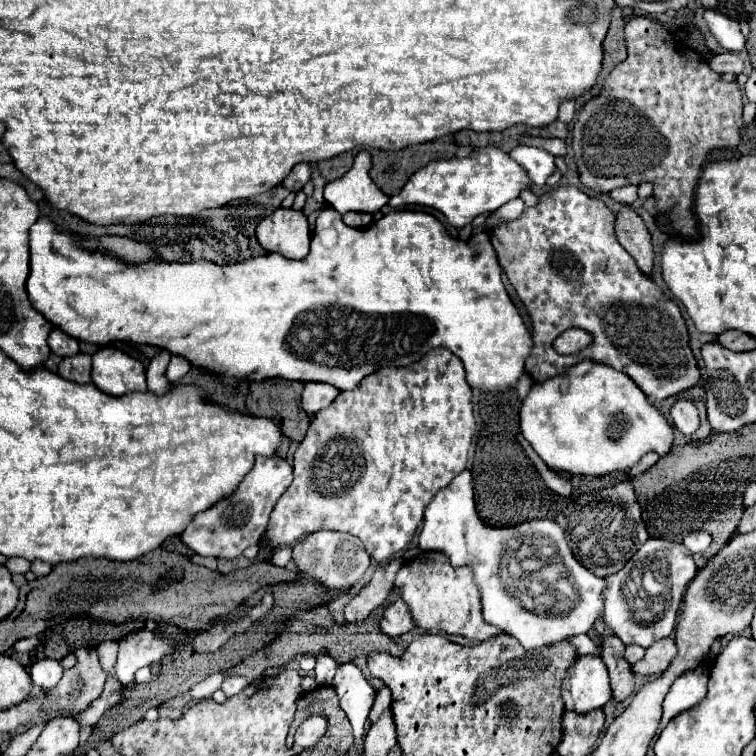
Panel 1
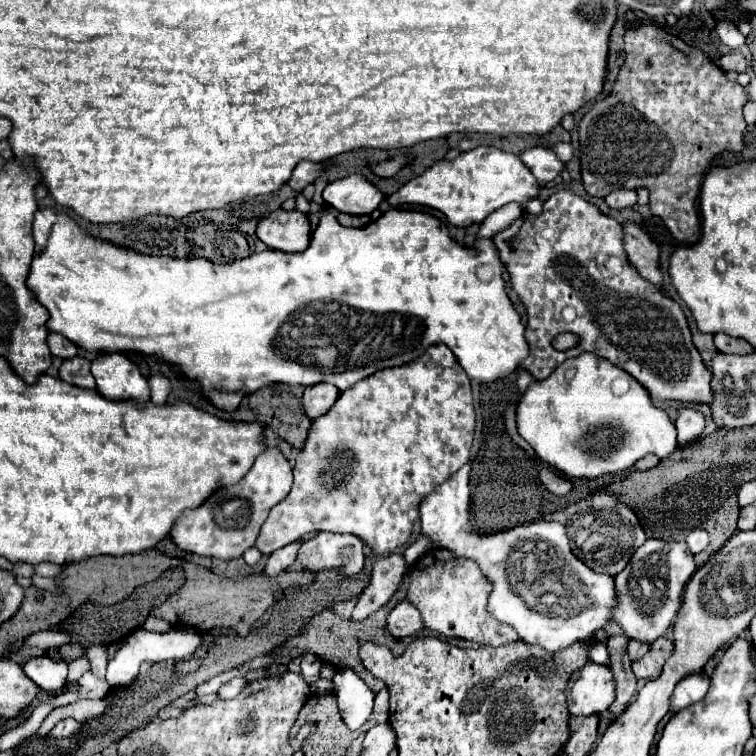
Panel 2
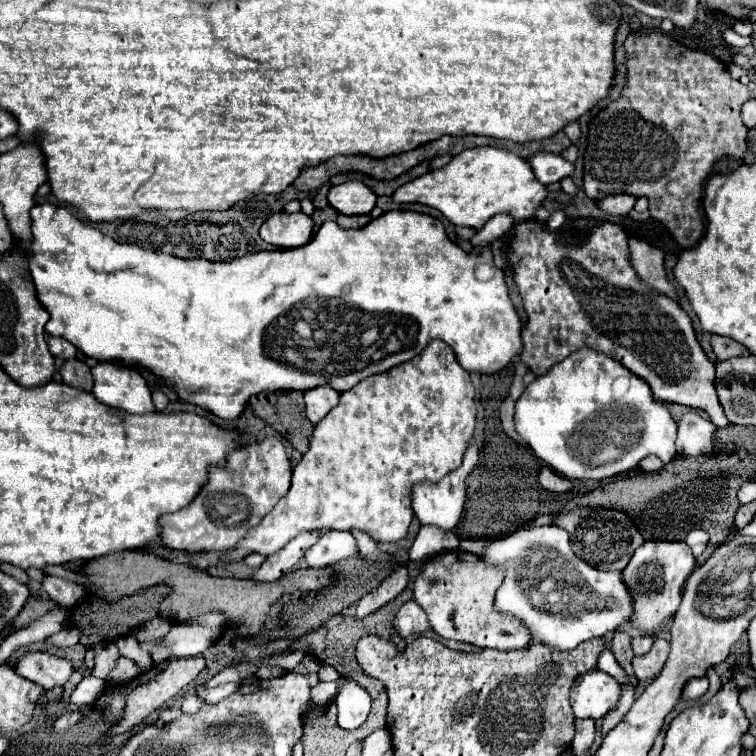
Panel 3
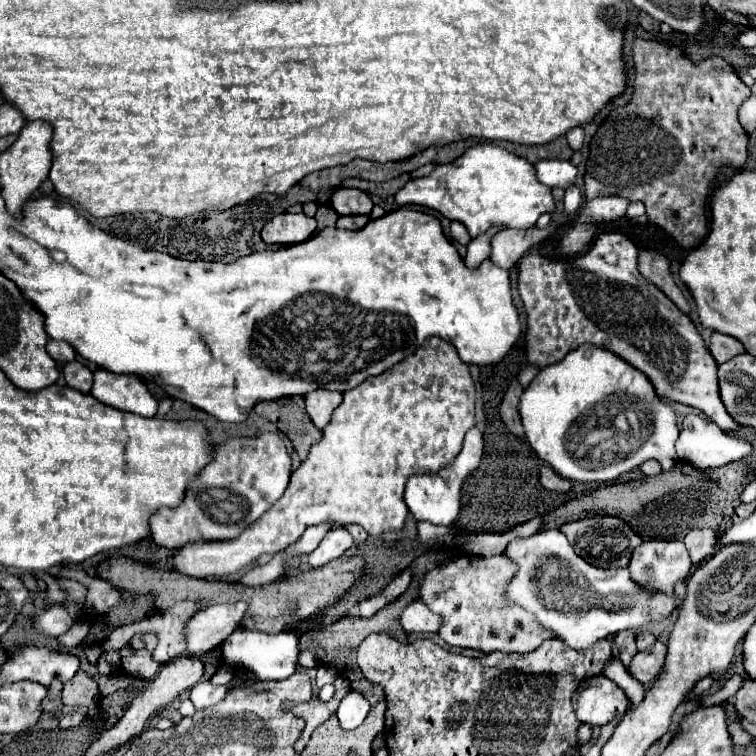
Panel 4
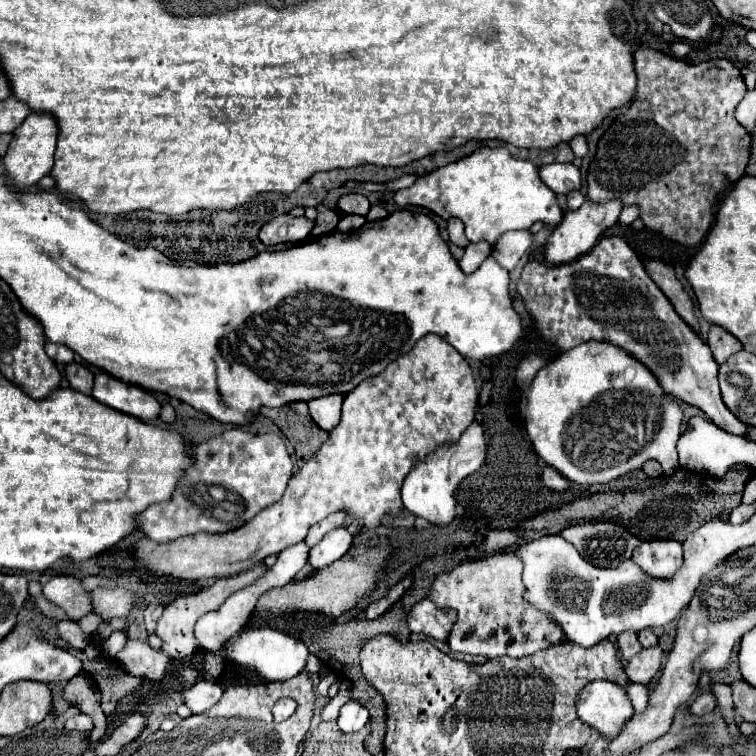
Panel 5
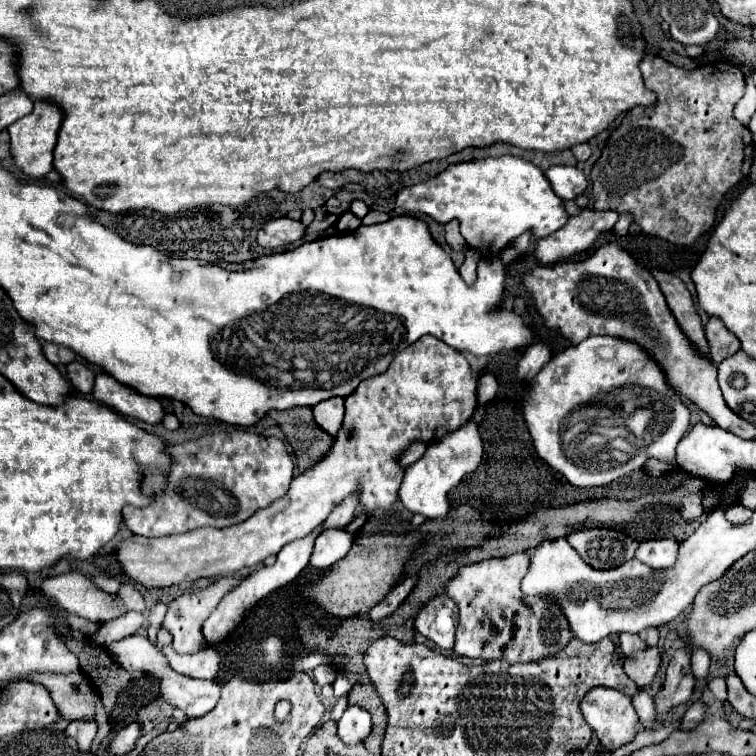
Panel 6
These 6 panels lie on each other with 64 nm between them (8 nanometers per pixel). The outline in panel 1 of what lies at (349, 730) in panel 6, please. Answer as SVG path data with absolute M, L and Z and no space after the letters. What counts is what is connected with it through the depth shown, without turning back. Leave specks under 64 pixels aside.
M344 662L338 666L332 688L340 698L340 708L352 722L356 744L360 744L364 738L364 724L372 708L376 690L368 684L362 670L354 662Z

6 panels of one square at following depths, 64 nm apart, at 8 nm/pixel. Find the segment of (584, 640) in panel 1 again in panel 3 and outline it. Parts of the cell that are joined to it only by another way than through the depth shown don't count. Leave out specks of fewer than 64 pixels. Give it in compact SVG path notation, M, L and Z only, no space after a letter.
M604 648L604 652L600 652L600 656L598 656L598 668L600 668L600 670L604 670L604 672L608 672L610 676L614 676L620 684L624 684L624 682L626 682L626 676L624 676L622 668L618 666L616 658L612 656L612 652L610 652L608 648Z

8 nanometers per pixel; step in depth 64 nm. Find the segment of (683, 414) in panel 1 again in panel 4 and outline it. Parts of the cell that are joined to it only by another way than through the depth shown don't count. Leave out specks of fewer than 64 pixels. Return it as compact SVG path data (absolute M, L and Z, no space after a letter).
M690 414L682 420L680 436L676 440L676 450L678 450L680 460L688 460L692 466L696 466L700 470L706 470L706 468L718 468L718 466L724 466L728 462L734 462L734 460L740 460L740 458L748 456L750 454L750 444L744 442L744 440L728 436L712 420L708 420L704 416Z

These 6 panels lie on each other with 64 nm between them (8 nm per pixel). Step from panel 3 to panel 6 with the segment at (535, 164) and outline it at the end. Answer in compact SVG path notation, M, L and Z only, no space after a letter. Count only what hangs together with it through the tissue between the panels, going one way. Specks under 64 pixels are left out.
M552 166L544 174L546 174L552 190L564 200L574 200L588 186L586 176L574 166Z

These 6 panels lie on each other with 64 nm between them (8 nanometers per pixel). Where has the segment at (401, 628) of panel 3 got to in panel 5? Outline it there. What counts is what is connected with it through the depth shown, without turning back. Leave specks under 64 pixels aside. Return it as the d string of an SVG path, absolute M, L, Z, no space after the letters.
M420 600L406 616L408 628L410 632L416 634L426 634L438 640L446 640L448 638L448 630L454 624L456 614L450 610L442 610L438 606L434 606L430 600Z

